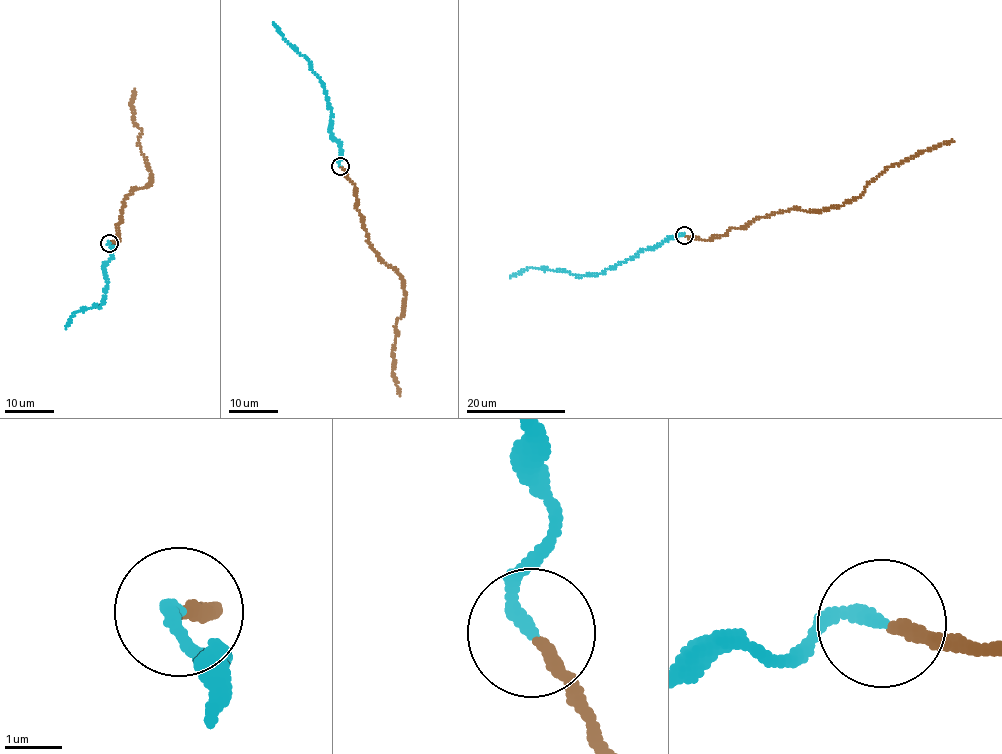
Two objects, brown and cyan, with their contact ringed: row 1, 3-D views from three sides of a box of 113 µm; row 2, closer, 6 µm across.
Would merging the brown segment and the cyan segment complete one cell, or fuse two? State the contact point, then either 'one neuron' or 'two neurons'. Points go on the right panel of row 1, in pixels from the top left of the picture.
at (684, 235); one neuron

